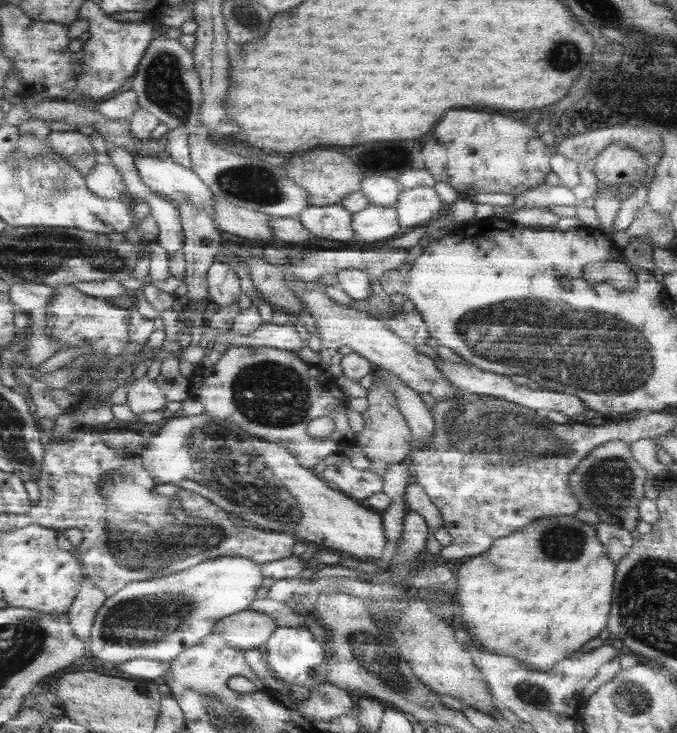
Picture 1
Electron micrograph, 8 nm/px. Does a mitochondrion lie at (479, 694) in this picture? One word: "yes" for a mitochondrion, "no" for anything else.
no

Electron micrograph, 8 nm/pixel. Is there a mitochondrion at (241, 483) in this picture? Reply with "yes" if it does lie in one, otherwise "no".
yes

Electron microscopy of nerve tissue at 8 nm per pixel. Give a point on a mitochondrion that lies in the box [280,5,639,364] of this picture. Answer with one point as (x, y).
(564, 55)

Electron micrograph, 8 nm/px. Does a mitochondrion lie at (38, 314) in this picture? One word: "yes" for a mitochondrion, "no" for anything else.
no

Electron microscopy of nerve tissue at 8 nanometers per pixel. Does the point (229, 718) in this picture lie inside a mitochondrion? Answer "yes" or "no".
yes

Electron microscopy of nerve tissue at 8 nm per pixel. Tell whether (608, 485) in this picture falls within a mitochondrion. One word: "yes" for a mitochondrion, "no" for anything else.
yes

